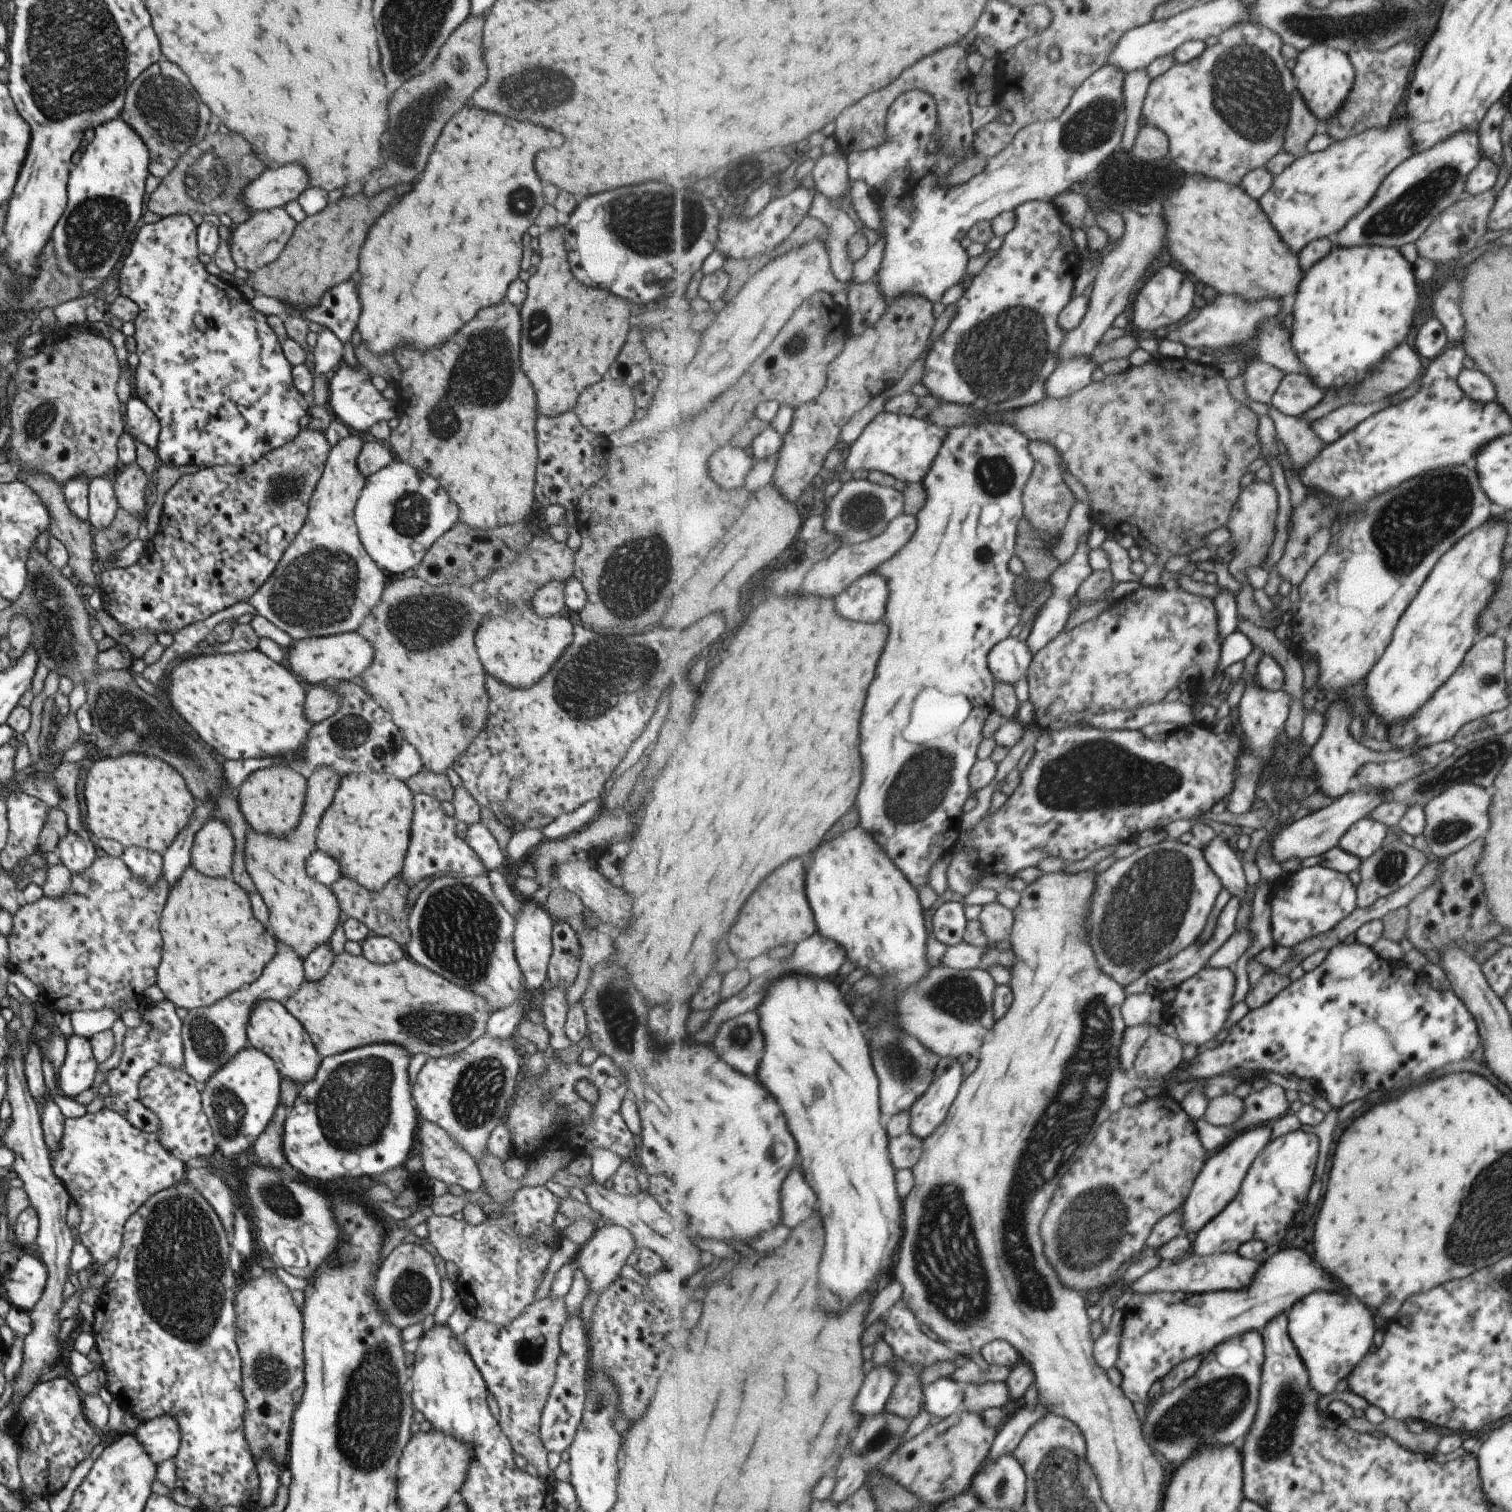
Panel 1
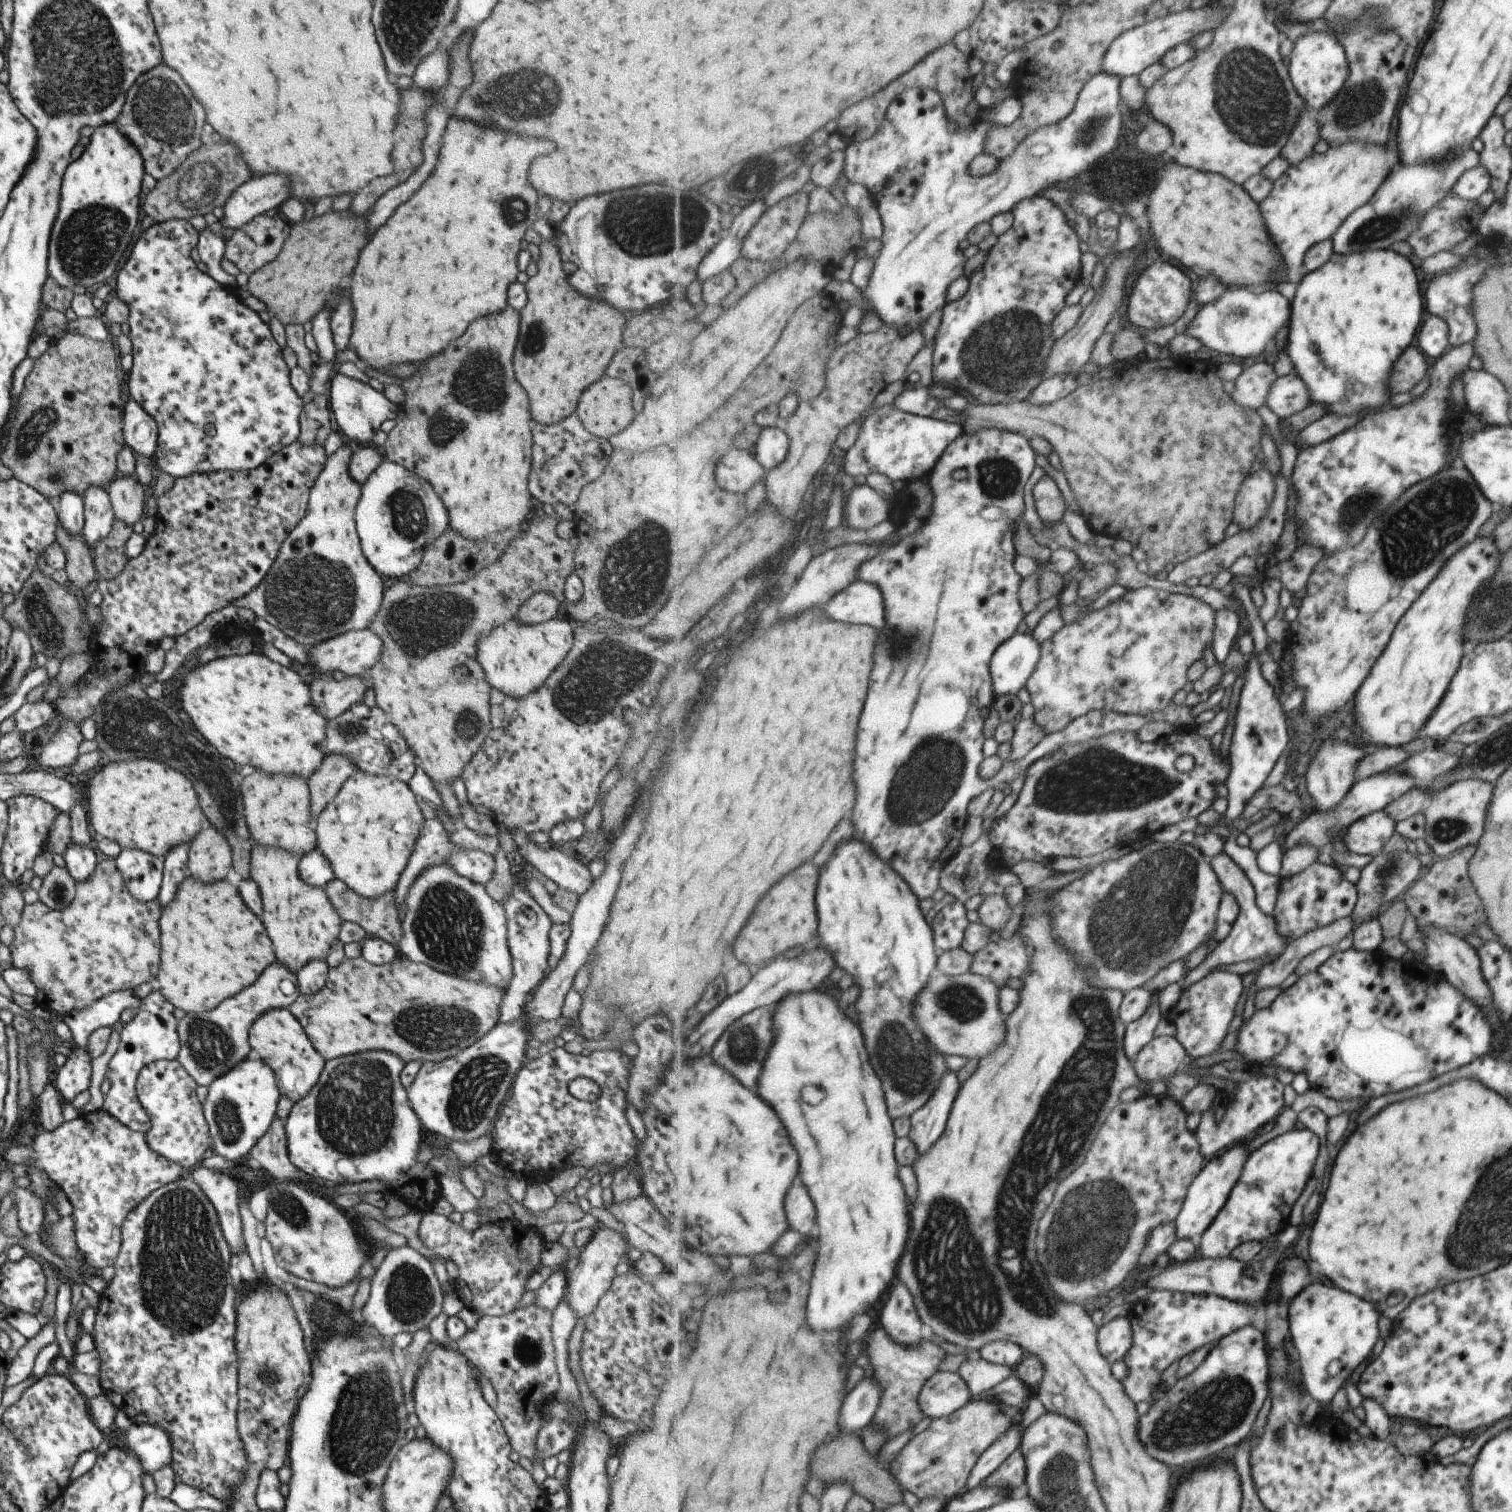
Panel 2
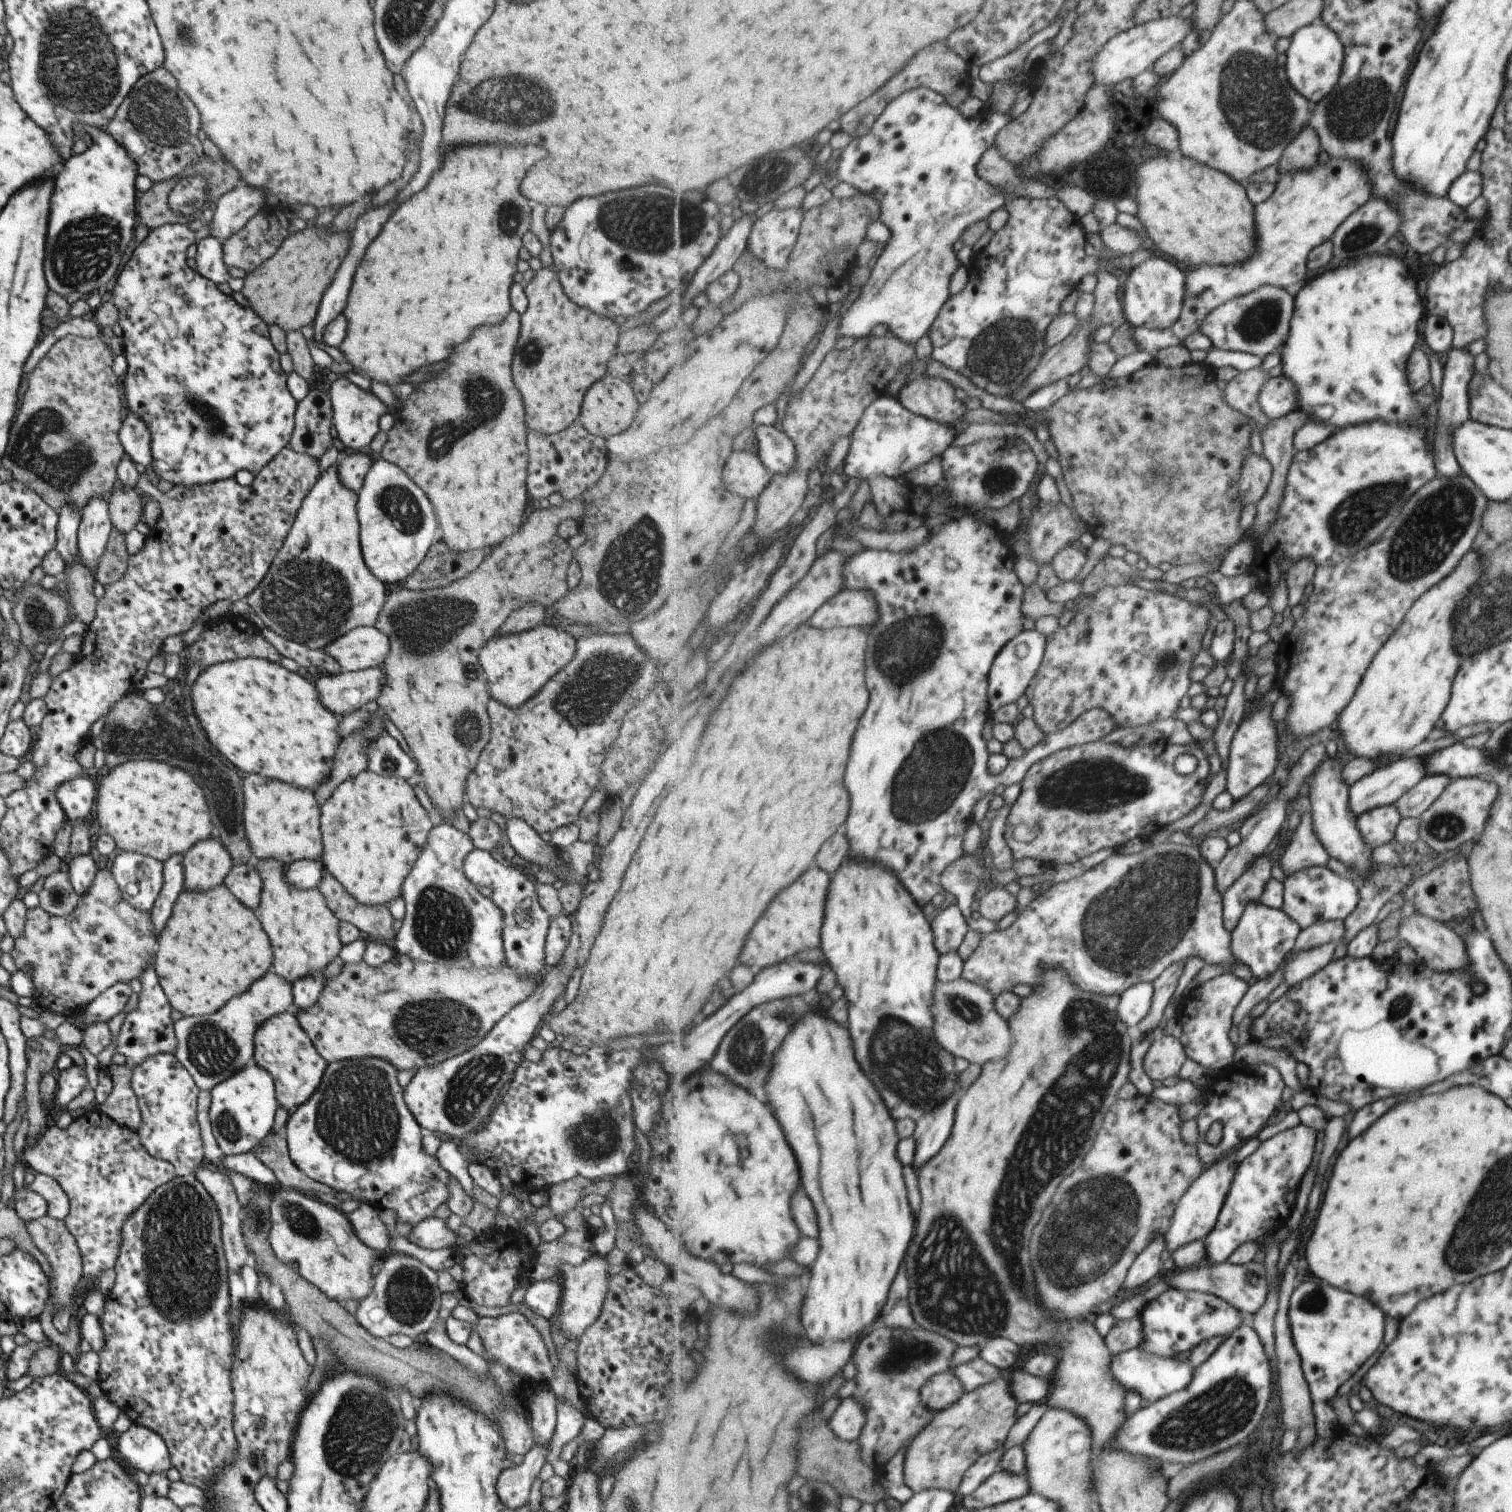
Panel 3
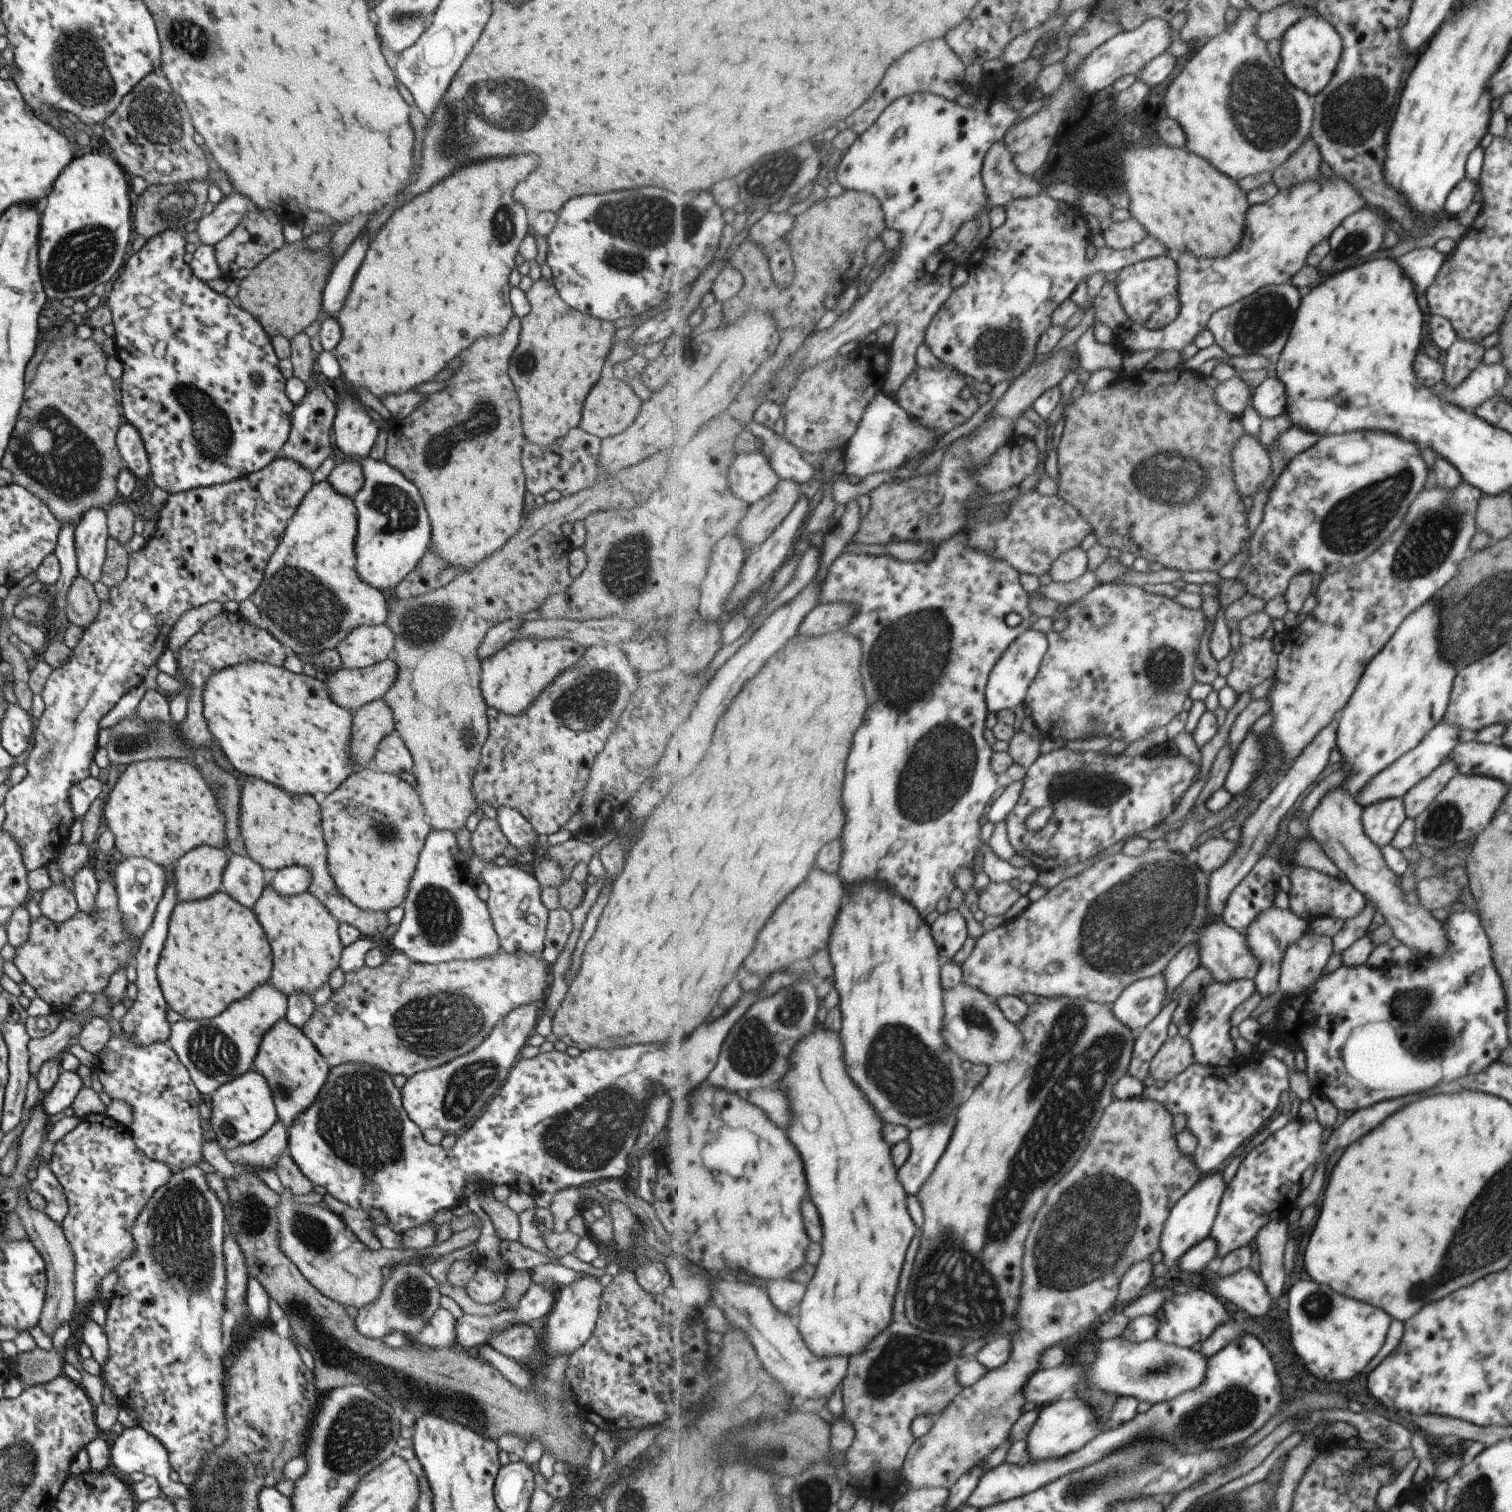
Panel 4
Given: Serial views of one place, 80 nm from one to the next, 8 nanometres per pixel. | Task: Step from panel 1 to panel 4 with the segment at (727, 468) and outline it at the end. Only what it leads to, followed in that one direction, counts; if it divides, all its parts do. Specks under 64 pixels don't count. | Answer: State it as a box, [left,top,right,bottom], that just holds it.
[728,451,780,505]

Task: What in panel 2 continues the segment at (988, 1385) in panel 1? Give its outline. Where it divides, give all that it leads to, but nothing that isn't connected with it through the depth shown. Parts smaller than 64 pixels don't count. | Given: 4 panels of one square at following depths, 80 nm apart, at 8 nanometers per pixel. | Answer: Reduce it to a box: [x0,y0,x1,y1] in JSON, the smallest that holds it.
[972,1369,1037,1406]

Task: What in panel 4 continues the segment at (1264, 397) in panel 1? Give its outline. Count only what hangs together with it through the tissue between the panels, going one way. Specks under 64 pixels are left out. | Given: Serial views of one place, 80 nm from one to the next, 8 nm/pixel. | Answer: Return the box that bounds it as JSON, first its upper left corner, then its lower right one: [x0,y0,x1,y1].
[1215,375,1254,415]

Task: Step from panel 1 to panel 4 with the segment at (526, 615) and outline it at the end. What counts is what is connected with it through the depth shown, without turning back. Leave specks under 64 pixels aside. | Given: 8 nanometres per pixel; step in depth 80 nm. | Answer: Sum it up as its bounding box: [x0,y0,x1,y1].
[479,638,586,716]

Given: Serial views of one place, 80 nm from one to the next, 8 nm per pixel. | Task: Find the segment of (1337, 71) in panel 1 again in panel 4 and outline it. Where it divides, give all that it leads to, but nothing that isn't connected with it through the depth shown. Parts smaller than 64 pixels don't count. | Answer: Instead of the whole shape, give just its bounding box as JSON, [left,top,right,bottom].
[1281,14,1342,97]

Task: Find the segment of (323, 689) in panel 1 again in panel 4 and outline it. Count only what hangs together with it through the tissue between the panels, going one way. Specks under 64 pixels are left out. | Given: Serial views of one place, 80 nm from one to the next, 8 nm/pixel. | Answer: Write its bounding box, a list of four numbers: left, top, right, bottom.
[323,656,399,712]

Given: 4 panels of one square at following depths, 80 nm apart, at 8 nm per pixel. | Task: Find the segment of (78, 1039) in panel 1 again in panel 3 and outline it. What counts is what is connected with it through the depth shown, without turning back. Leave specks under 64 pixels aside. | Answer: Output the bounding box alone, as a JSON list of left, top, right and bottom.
[53,1063,87,1112]

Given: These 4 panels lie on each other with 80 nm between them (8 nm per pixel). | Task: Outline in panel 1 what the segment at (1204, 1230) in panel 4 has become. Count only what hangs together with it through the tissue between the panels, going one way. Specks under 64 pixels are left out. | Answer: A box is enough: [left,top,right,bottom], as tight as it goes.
[1184,1124,1273,1234]

